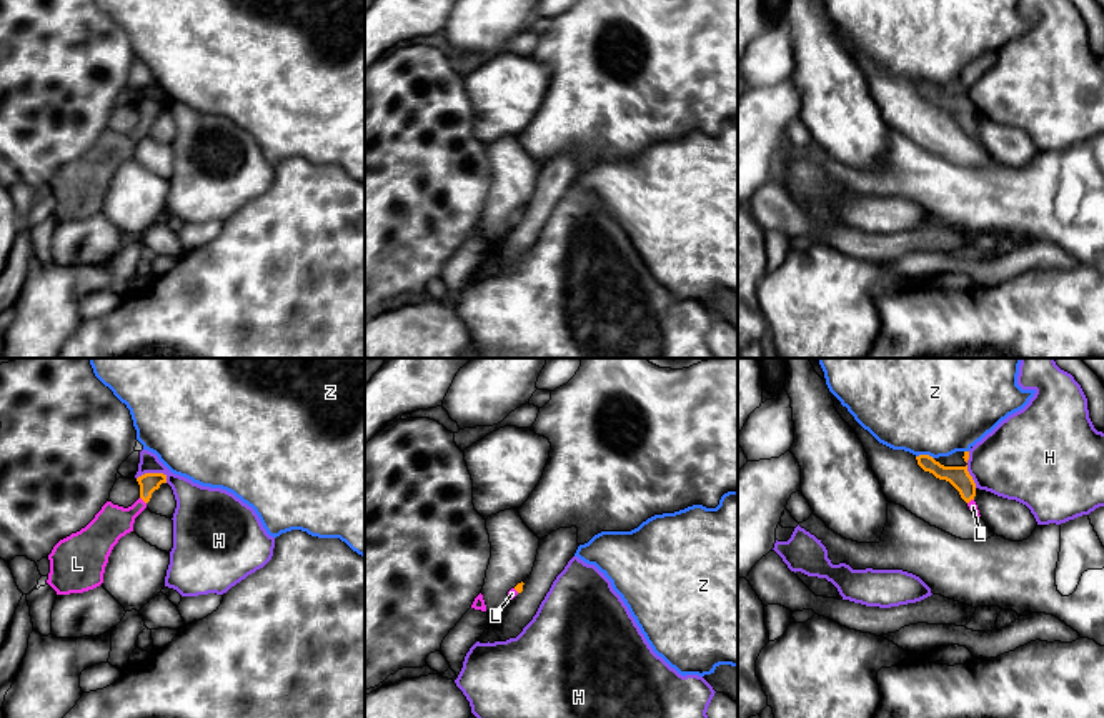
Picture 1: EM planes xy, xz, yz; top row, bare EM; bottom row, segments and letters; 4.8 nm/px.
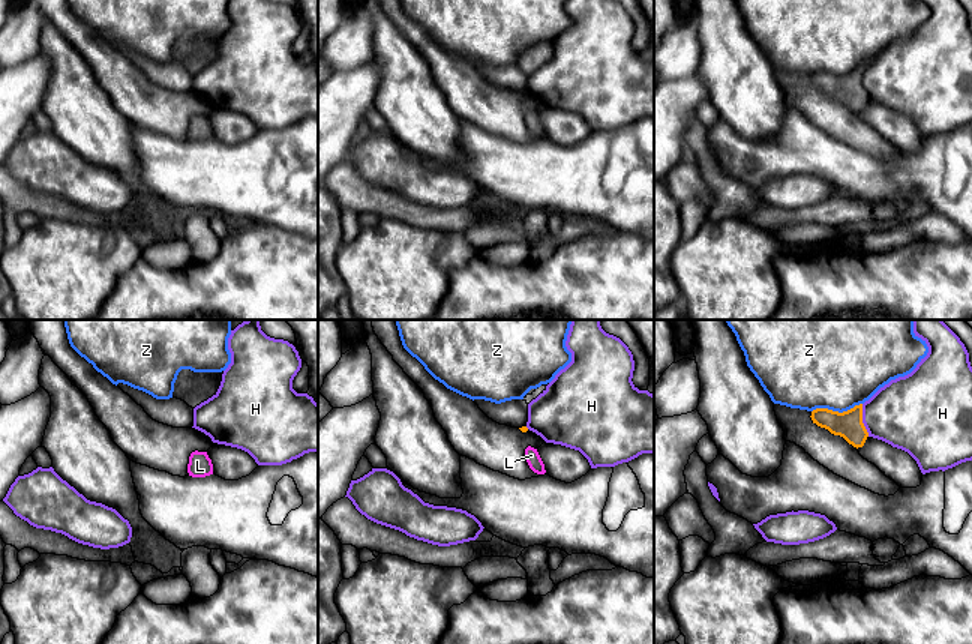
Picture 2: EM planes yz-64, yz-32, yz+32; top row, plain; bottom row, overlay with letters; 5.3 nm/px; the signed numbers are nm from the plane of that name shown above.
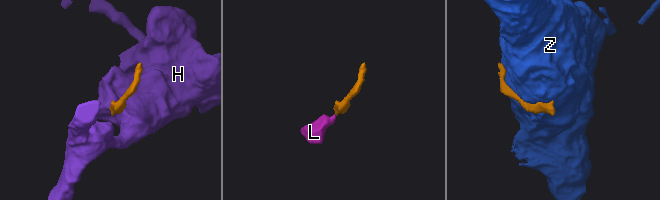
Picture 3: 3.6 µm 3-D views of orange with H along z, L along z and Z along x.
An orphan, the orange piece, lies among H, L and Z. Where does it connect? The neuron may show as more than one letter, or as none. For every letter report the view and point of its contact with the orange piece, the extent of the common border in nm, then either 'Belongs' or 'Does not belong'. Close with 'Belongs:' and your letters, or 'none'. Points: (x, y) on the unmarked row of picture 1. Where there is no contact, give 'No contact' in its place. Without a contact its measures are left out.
H: Touches orange at xy (152, 100). Shared border 150 nm. Does not belong
L: Touches orange at xy (142, 125). Shared border 50 nm. Belongs
Z: Touches orange at yz (924, 82). Shared border 90 nm. Does not belong
Belongs: L

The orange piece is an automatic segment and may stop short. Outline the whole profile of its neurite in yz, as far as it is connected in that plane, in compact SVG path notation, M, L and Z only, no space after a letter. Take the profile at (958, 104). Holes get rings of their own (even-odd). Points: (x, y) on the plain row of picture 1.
M919 82L916 83L916 87L918 87L918 92L924 98L932 100L939 107L949 108L959 118L961 125L967 130L972 142L981 143L977 132L974 128L976 110L967 98L967 92L966 93L944 93L929 82Z

